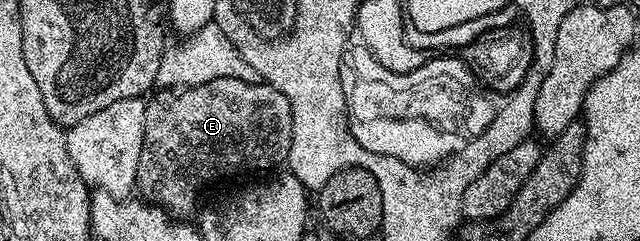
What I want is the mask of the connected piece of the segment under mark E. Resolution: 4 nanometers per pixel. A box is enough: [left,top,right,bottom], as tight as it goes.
[135,79,293,218]

